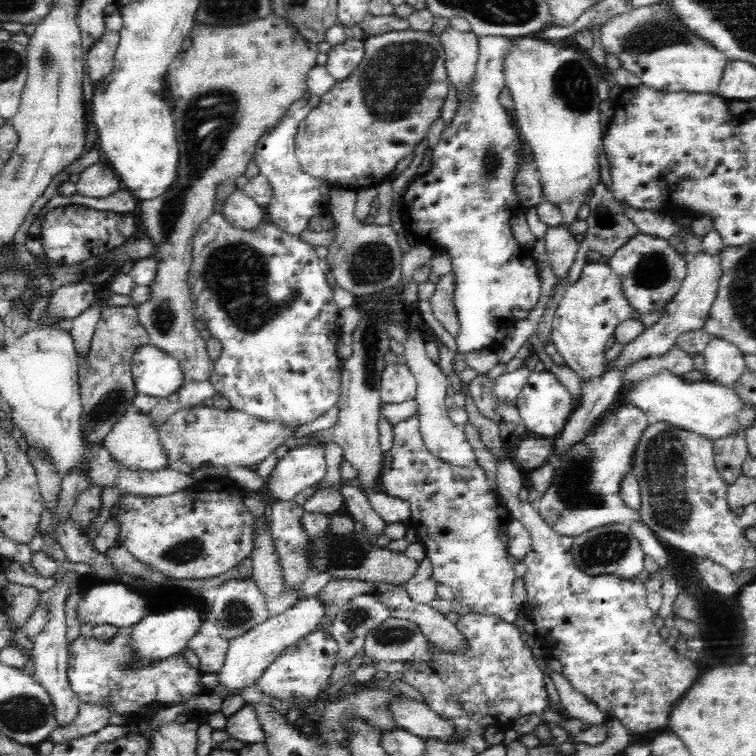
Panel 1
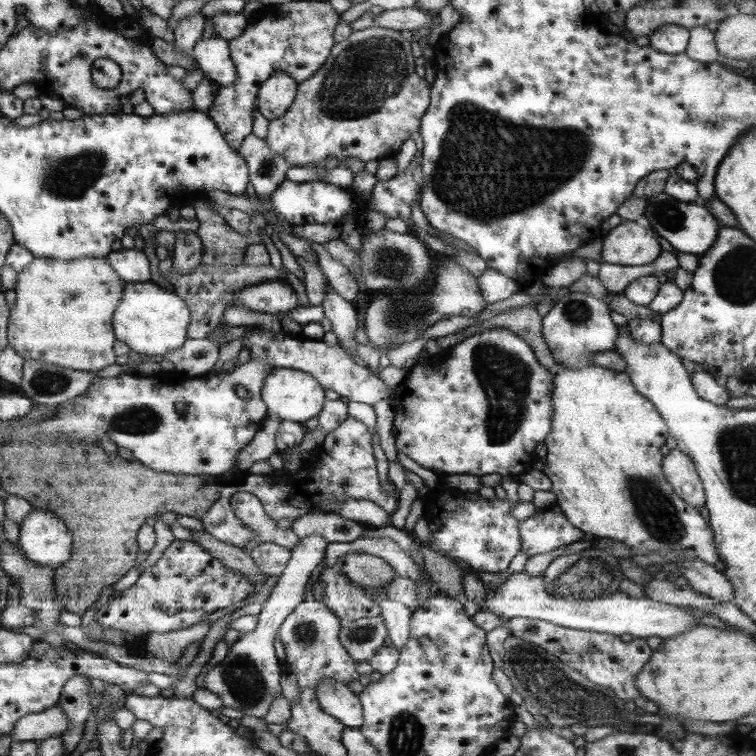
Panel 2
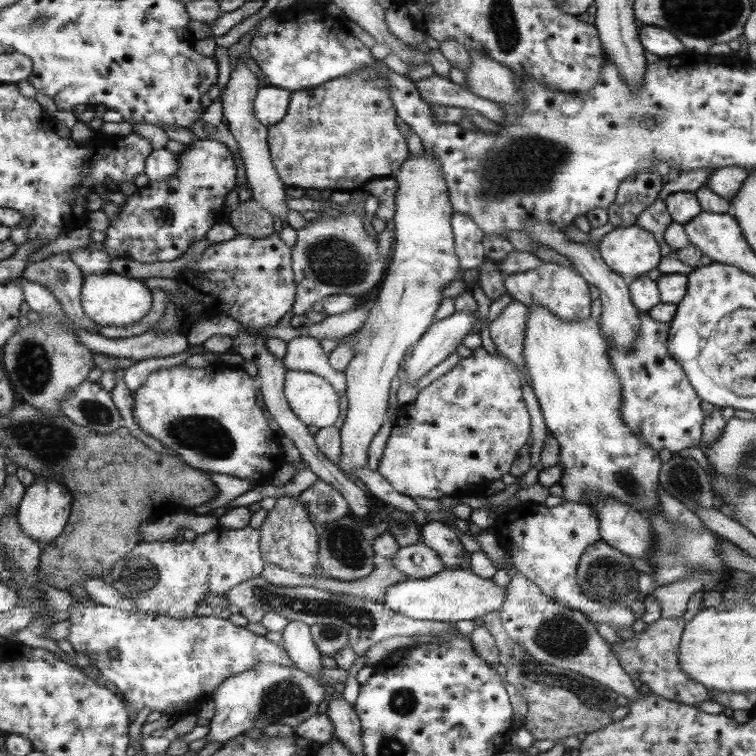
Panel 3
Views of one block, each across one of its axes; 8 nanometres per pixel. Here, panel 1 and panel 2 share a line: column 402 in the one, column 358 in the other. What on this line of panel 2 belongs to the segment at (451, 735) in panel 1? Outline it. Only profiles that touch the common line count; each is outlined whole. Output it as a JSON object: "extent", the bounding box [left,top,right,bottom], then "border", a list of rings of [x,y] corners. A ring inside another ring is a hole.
{"extent":[316,678,363,729],"border":[[[323,678],[317,683],[316,696],[323,712],[334,716],[347,728],[358,729],[363,724],[358,696],[351,692],[348,685]]]}

